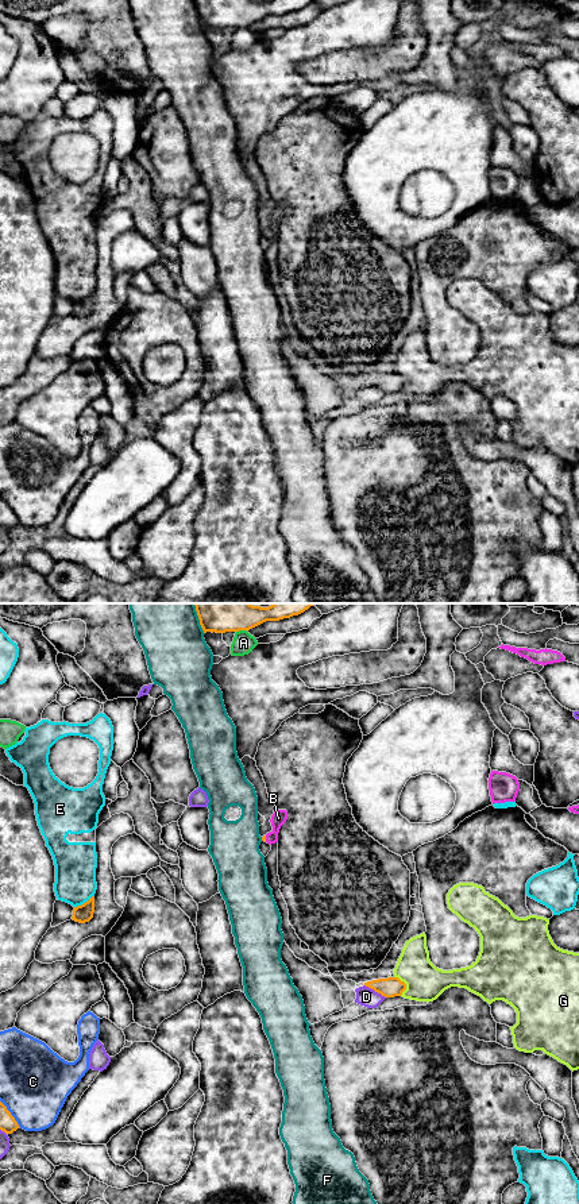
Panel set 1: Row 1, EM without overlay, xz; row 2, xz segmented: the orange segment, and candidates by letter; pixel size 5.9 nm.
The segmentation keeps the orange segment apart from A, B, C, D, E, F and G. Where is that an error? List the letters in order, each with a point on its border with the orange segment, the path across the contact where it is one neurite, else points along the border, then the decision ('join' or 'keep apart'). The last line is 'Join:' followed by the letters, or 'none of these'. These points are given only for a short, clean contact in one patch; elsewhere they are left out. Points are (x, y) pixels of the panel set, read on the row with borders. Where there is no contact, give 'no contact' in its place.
A: meets orange in xz at (242, 629); keep apart
B: meets orange in xz at (265, 838); runs through xz (263, 838), (265, 838), (276, 830), (278, 818); join
C: meets orange in xz at (10, 1114); keep apart
D: meets orange in xz at (375, 991); keep apart
E: meets orange in xz at (85, 902); keep apart
F: meets orange in xz at (199, 618); keep apart
G: meets orange in xz at (405, 984); keep apart
Join: B

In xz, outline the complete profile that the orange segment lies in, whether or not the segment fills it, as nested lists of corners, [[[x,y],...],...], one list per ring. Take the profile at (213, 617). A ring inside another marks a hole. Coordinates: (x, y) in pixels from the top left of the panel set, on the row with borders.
[[[194,603],[194,606],[204,633],[225,633],[248,632],[266,621],[298,615],[313,603],[273,603],[269,607],[251,603]]]

